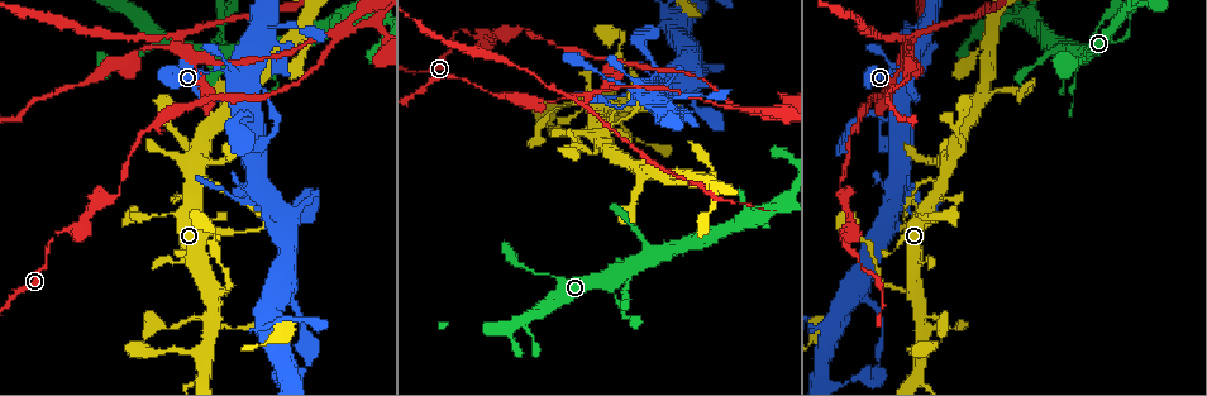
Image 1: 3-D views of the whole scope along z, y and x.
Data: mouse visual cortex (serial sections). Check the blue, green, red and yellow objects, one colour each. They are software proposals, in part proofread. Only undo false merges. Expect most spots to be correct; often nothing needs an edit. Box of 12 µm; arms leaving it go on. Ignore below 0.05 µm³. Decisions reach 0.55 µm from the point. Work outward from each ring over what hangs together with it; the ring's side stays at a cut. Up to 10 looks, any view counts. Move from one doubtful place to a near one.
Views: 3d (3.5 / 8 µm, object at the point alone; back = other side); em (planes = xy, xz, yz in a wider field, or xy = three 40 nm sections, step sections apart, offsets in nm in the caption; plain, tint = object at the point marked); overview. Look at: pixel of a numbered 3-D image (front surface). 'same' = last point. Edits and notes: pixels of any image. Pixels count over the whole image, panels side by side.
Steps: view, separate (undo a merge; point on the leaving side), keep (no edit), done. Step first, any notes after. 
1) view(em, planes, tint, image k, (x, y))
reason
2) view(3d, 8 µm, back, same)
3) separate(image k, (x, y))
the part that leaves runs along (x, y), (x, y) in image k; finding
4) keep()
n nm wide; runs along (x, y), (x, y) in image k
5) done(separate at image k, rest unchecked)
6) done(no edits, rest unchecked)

view(3d, 8 µm, image 1, (623, 102))
three arms meet

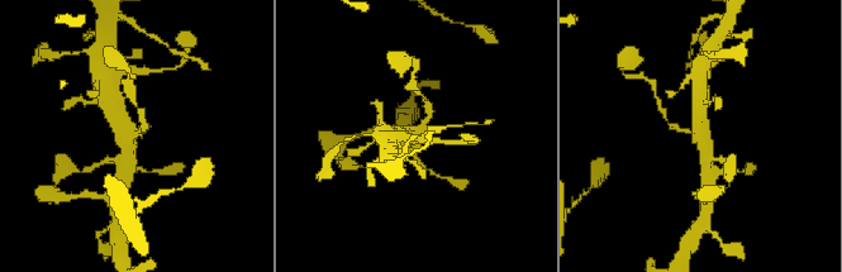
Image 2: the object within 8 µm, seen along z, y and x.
view(3d, 3.5 µm, image 2, (416, 129))
zoom in

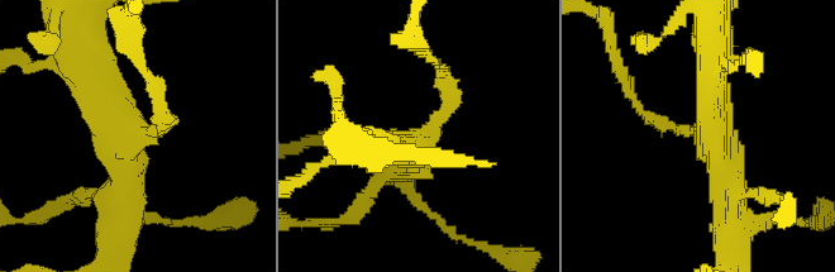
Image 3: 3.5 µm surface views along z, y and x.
view(em, xy, step 3, tint, image 3, (421, 141))
3 arms; arms of 200, 400, 400 nm; need the tissue

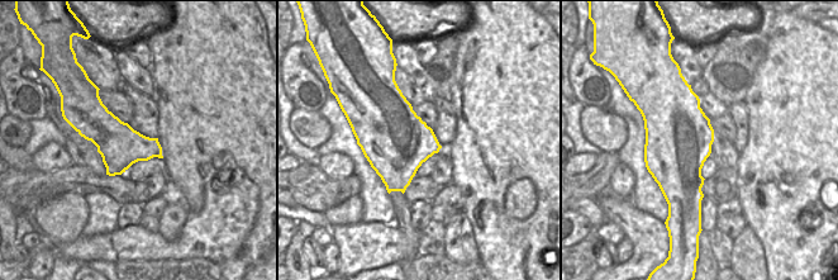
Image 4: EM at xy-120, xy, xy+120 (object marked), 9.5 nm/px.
keep()
runs along (373, 148), (435, 128), (443, 74) in image 3; continuous, no second cell

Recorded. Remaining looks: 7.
view(3d, 3.5 µm, image 1, (463, 31))
abrupt turn

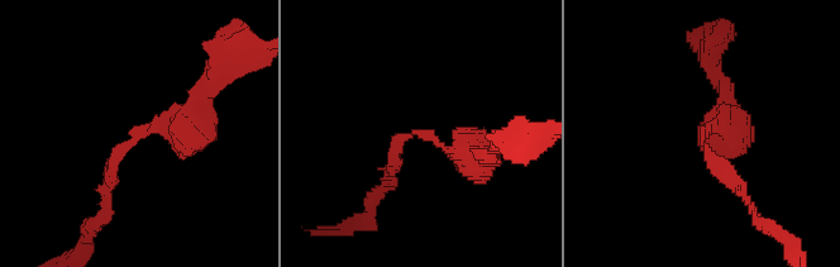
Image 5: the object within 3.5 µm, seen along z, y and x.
view(em, xy, step 2, tint, image 5, (416, 134))

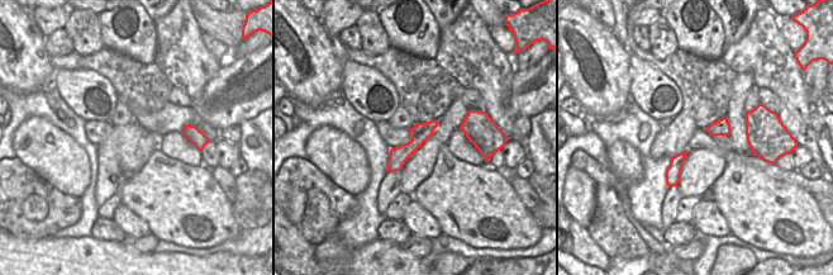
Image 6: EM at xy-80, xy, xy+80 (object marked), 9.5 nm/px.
view(em, xy, step 5, tint, same)
cut it another way

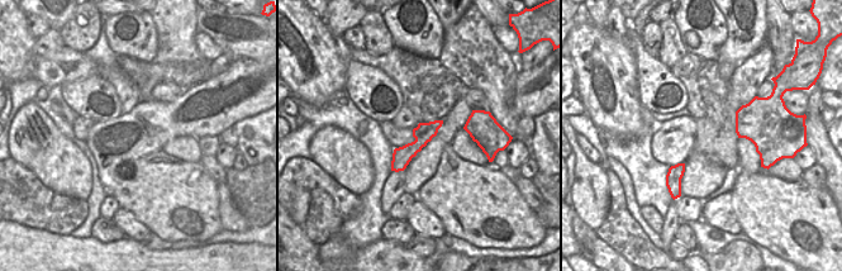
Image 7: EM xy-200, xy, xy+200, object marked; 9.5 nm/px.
keep()
190 nm wide; runs along (108, 199), (117, 156), (197, 101) in image 5; all the same cell

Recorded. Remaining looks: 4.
view(3d, 3.5 µm, image 1, (118, 195))
sharp bend

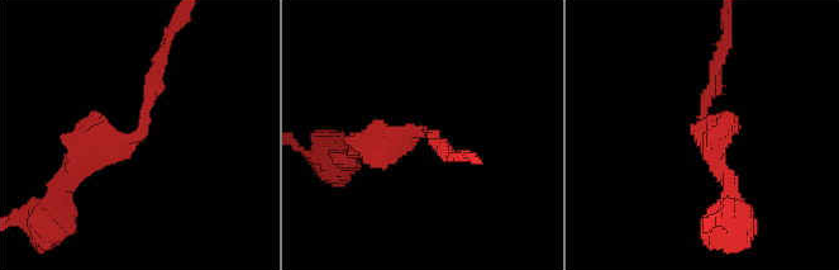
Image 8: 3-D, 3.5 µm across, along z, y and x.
keep()
runs along (72, 167), (142, 128), (165, 51) in image 8; one cell here

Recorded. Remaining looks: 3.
view(3d, 8 µm, image 1, (336, 32))
two arms at a narrow angle

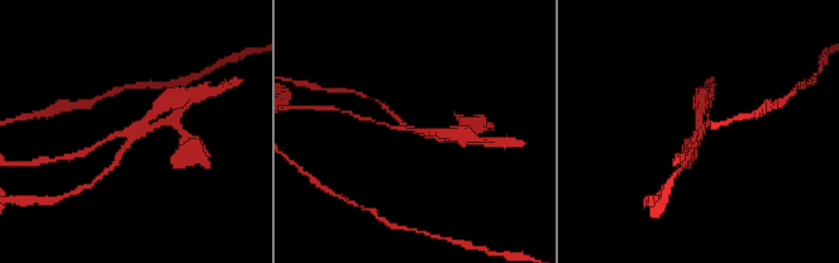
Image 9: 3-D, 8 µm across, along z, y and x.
view(em, xy, step 3, tint, image 9, (699, 135))
4 arms; arms of 150, 150, 150, 250 nm

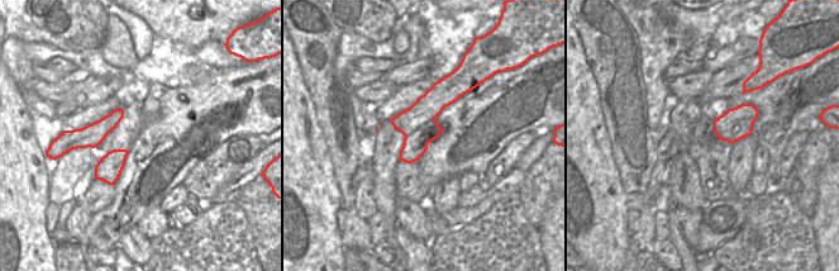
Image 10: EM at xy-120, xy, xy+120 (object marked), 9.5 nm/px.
separate(image 9, (171, 92))
a second cell is stuck on

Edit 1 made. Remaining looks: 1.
done(separate at image 9, rest unchecked)

